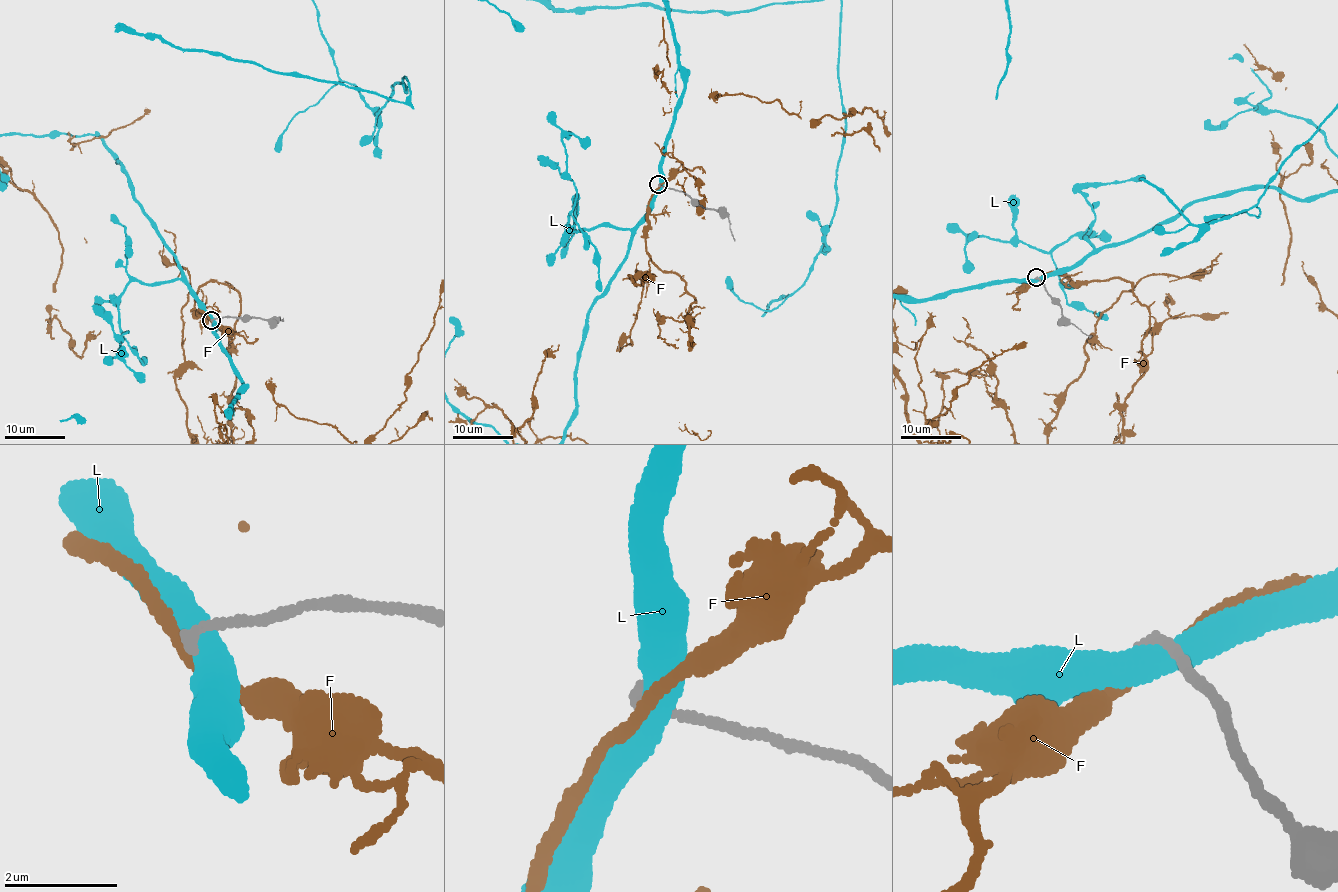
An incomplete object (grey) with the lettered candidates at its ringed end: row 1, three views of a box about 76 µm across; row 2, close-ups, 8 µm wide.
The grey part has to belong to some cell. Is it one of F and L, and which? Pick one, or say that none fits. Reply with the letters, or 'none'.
none

